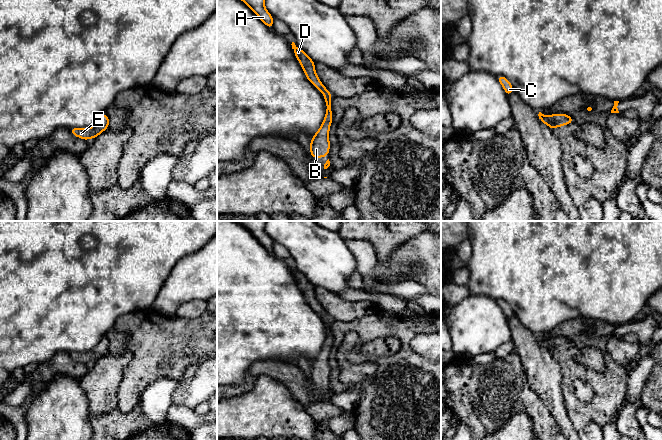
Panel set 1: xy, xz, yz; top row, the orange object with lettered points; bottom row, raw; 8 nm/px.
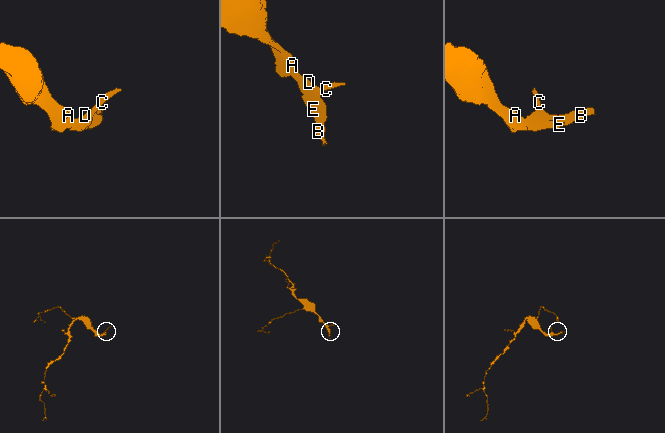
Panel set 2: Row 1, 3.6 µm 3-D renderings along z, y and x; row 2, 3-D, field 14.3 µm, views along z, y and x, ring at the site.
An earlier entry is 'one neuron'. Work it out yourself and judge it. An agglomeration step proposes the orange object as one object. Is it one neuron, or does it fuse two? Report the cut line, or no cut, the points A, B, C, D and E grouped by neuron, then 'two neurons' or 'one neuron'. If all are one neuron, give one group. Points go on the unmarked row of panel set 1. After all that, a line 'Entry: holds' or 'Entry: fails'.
no cut | A B C D E | one neuron
Entry: holds

